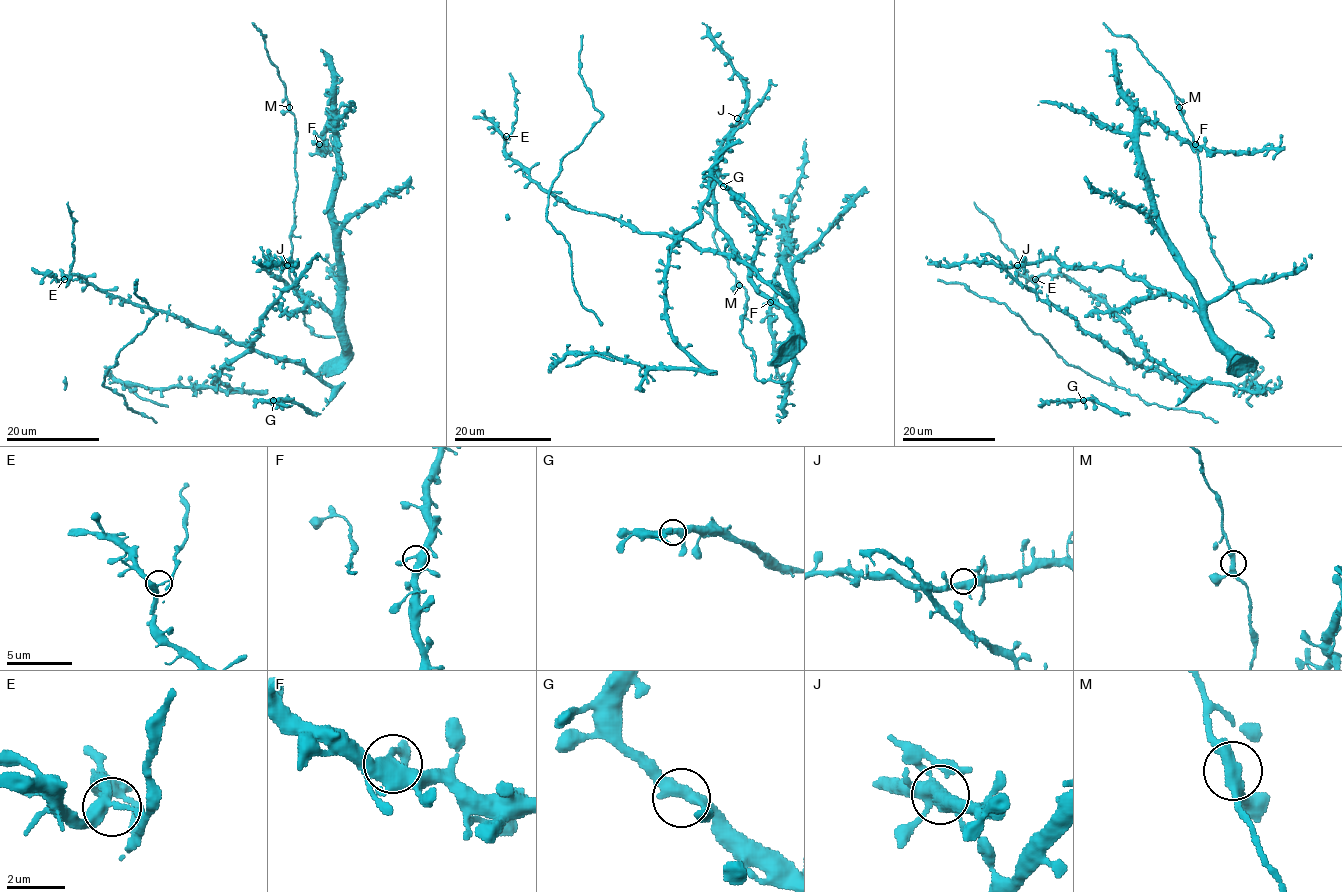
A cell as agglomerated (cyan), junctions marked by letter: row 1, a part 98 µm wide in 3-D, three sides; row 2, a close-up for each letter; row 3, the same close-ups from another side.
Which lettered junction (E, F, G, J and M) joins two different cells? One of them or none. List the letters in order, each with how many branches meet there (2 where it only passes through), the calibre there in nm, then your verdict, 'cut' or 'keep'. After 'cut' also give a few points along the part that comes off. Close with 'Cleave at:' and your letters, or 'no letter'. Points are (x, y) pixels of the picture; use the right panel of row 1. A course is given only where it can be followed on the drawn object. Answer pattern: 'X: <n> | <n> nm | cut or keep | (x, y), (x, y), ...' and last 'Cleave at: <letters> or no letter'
E: 3 | 360 nm | keep
F: 3 | 400 nm | keep
G: 3 | 360 nm | keep
J: 3 | 400 nm | keep
M: 3 | 360 nm | keep
Cleave at: no letter

